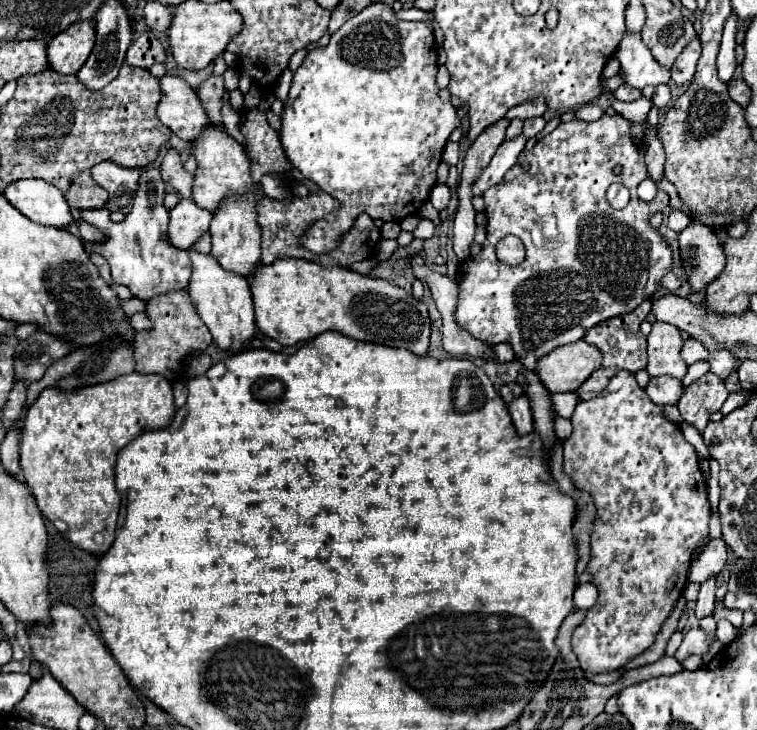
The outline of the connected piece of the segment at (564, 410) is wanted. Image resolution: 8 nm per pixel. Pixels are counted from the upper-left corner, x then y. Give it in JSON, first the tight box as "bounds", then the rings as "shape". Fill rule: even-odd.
{"bounds":[553,393,577,417],"shape":[[[559,393],[553,397],[555,409],[561,417],[571,417],[573,415],[573,407],[577,405],[577,397],[575,393]]]}

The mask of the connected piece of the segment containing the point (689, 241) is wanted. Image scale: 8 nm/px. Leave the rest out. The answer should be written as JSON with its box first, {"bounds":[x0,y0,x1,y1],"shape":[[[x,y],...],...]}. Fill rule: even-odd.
{"bounds":[679,223,725,293],"shape":[[[689,223],[679,233],[679,249],[689,283],[699,293],[725,269],[723,247],[715,231],[703,223]]]}

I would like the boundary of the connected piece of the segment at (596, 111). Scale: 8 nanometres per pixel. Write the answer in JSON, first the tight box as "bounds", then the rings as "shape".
{"bounds":[577,103,603,121],"shape":[[[589,103],[587,107],[581,107],[577,109],[577,119],[583,119],[583,121],[597,121],[601,115],[603,115],[603,109],[595,103]]]}

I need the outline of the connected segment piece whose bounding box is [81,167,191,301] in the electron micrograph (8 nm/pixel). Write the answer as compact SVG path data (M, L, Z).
M149 167L139 177L135 205L133 211L125 217L125 221L113 223L109 219L107 209L81 211L81 219L85 219L87 223L95 225L101 231L107 231L107 241L103 245L85 243L87 253L101 253L111 265L113 283L129 287L135 297L145 301L171 289L185 289L191 277L191 259L187 251L175 249L167 241L165 233L167 233L169 213L163 207L163 197L165 197L165 183L161 179L161 171L159 167Z

